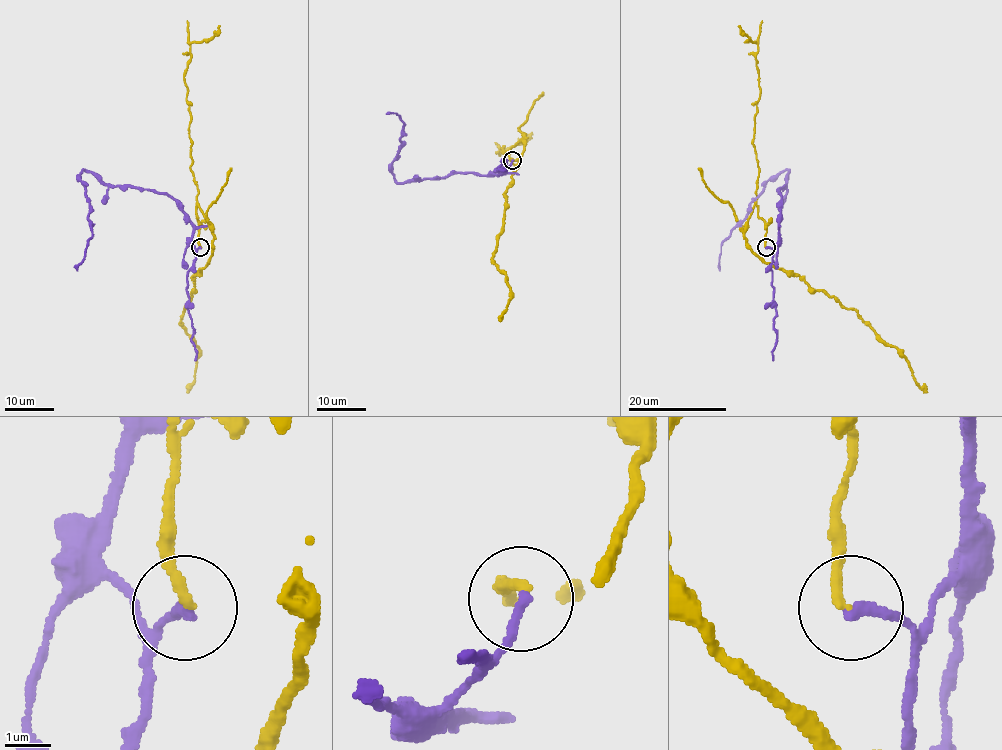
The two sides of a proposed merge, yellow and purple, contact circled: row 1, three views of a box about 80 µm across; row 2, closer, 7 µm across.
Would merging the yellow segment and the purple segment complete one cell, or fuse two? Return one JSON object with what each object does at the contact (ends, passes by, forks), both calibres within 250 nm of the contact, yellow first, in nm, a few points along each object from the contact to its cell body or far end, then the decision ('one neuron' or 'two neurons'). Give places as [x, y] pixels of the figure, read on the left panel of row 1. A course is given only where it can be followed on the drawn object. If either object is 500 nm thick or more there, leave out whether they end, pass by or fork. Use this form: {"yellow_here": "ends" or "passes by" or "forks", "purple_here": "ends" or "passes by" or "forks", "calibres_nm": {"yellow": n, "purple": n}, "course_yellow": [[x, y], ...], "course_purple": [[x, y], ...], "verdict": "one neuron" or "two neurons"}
{"yellow_here": "ends", "purple_here": "ends", "calibres_nm": {"yellow": 220, "purple": 240}, "course_yellow": [[201, 247], [197, 204], [213, 244], [208, 262], [193, 276], [192, 296], [180, 325], [198, 348], [188, 392]], "course_purple": [[199, 247], [191, 242], [193, 224], [172, 198], [102, 183], [84, 170], [79, 180], [91, 238], [77, 271]], "verdict": "two neurons"}

